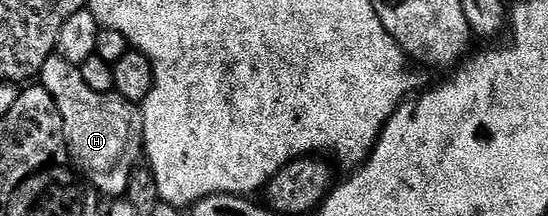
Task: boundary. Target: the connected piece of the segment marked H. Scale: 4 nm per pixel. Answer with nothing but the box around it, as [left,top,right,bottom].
[38,55,134,199]

